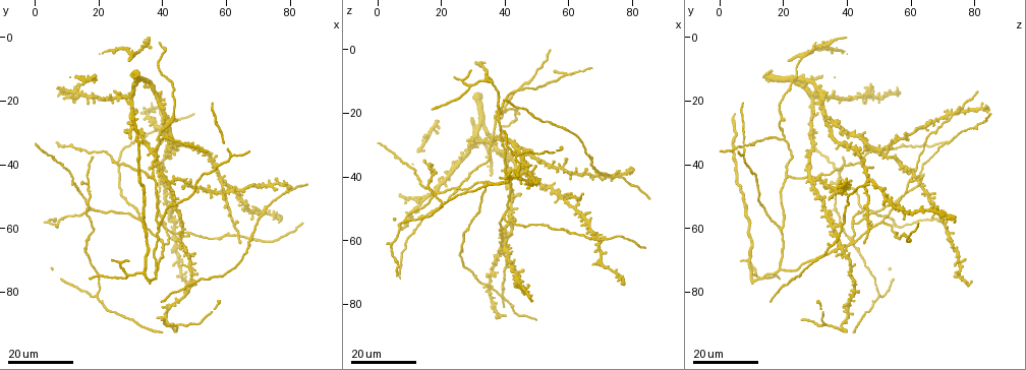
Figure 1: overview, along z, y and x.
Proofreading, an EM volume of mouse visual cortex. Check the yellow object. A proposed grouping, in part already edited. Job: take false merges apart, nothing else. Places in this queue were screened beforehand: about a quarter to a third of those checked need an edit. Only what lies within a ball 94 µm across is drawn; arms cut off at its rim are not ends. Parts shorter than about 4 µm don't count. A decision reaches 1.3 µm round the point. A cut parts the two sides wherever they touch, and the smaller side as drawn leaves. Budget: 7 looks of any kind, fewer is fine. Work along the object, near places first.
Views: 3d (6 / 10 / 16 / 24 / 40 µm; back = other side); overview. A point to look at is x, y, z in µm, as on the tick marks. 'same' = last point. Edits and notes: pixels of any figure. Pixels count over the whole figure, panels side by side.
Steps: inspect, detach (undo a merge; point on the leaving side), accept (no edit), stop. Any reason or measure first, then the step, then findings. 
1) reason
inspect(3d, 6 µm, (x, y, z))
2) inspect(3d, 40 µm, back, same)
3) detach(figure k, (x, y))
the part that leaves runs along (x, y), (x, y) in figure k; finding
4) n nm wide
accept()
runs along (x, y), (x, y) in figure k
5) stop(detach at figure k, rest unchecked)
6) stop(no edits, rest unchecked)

three arms meet
inspect(3d, 24 µm, (39.0, 60.0, 19.0))

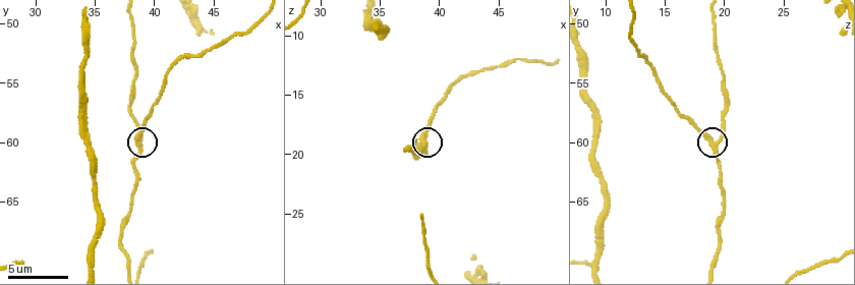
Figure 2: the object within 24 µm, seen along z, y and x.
inspect(3d, 6 µm, (38.8, 60.0, 19.2))

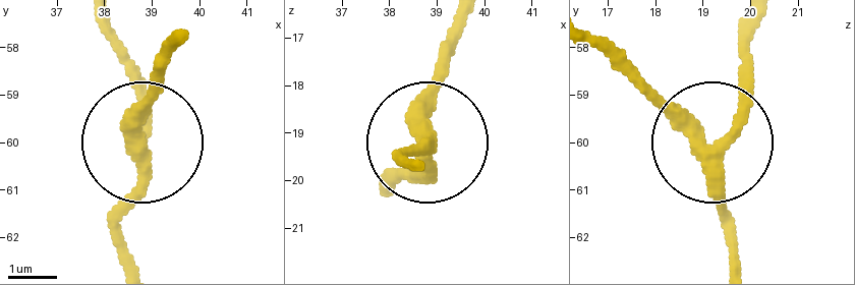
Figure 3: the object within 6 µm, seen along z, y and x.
inspect(3d, 6 µm, back, (38.65, 60.05, 19.25))

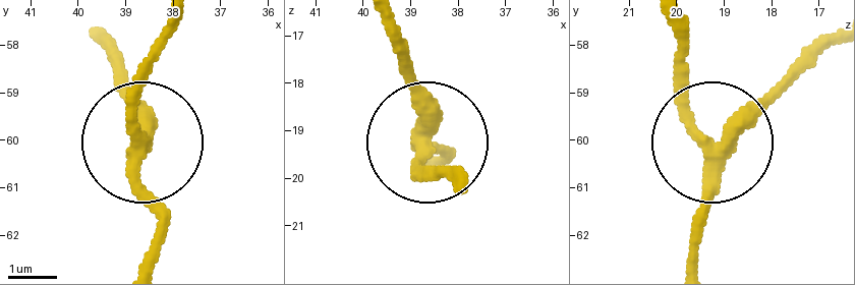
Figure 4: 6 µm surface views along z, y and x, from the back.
3 arms
accept()
continuous, no second neuron

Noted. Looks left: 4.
inspect(3d, 24 µm, (38.5, 32.5, 20.0))

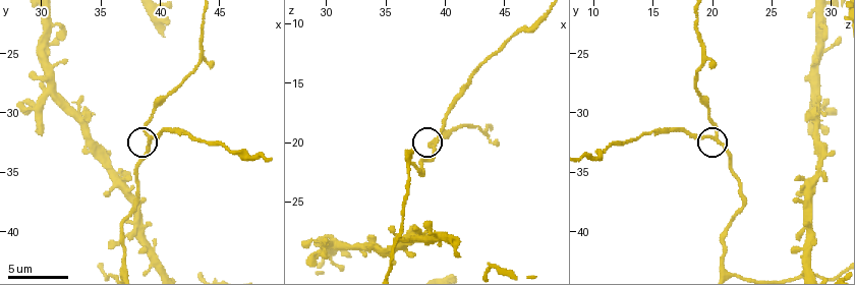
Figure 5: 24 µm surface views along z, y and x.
inspect(3d, 10 µm, (39.2, 32.2, 20.2))

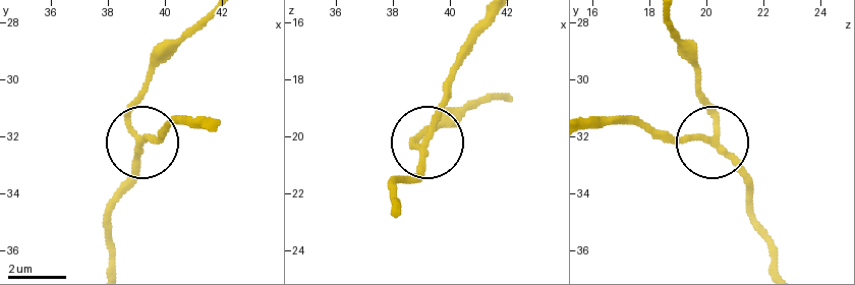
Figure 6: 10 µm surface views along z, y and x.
side arm 28 µm; 3 arms
accept()
continuous, no second neuron

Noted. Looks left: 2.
inspect(3d, 24 µm, (40.0, 64.5, 40.5))

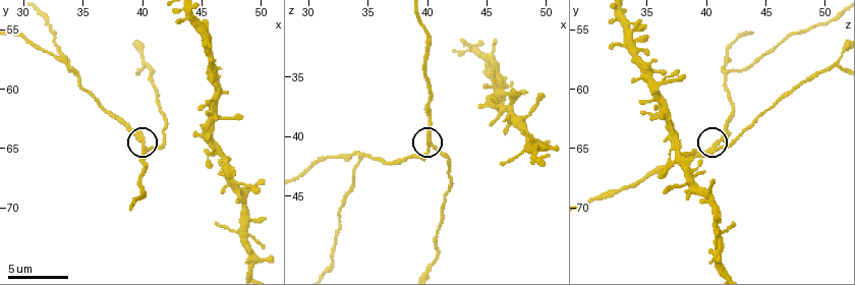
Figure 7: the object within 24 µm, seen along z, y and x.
zoom in
inspect(3d, 6 µm, (40.2, 65.0, 40.8))

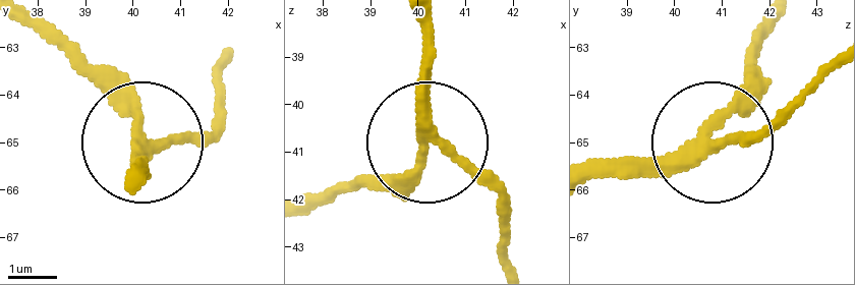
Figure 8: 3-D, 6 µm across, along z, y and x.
240 nm wide
accept()
runs along (223, 58), (211, 119), (154, 144), (49, 38) in figure 8; one neuron here

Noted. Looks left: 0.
stop(no edits, rest unchecked)

